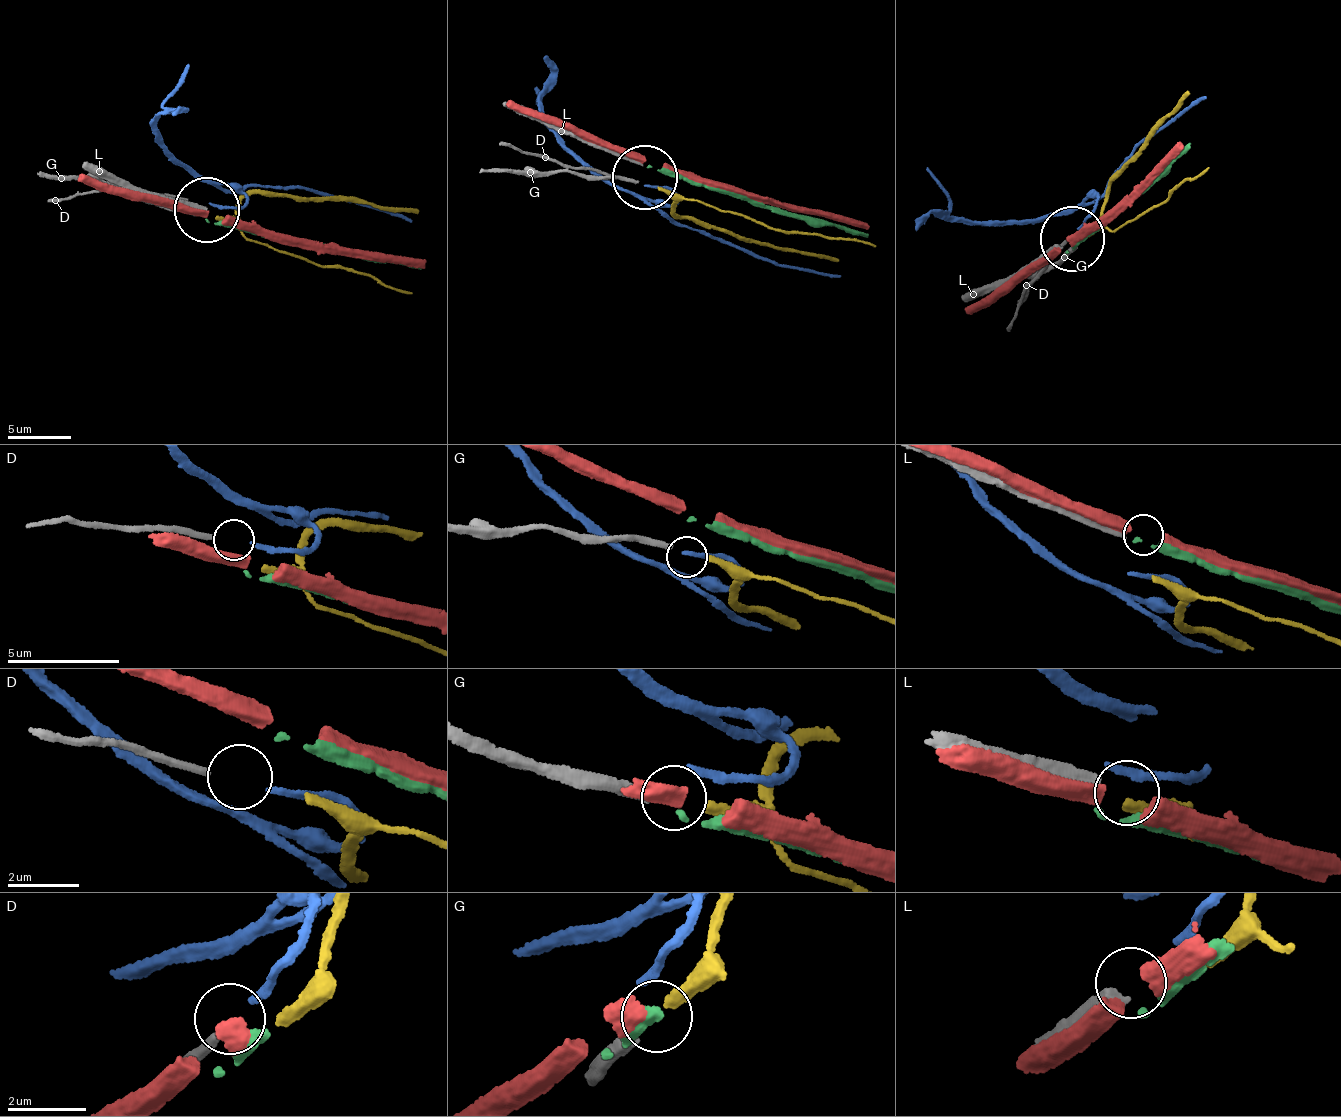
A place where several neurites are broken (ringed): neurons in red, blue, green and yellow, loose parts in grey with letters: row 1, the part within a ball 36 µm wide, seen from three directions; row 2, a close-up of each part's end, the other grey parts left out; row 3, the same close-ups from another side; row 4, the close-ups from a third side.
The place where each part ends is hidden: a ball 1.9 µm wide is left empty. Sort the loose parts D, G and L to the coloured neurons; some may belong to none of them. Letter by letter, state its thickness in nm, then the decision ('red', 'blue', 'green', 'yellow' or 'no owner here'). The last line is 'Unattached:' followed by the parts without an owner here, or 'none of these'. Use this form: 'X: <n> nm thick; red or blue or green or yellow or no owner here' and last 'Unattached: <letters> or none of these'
D: 220 nm thick; blue
G: 280 nm thick; yellow
L: 360 nm thick; no owner here
Unattached: L

